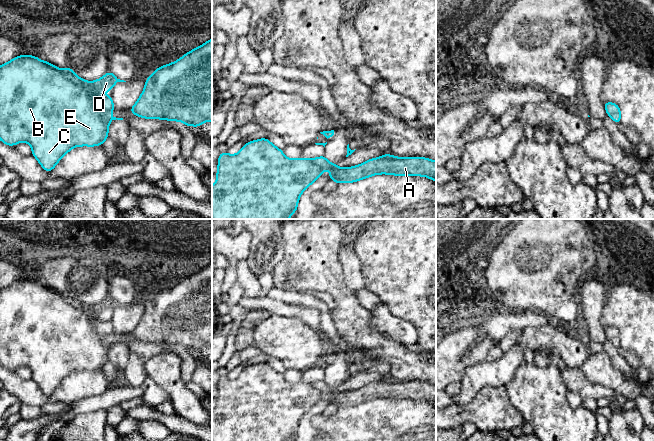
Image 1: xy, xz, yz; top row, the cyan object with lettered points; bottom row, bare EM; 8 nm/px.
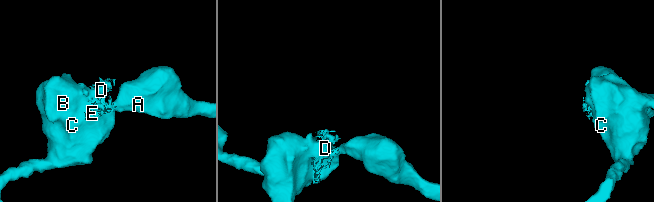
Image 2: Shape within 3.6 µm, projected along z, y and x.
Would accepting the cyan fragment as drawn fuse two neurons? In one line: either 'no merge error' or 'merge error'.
no merge error

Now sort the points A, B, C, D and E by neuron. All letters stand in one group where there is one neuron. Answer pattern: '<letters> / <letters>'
A B C D E

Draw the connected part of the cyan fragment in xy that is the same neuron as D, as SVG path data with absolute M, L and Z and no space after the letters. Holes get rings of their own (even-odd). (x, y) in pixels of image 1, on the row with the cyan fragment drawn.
M26 54L17 56L0 65L0 140L7 146L14 146L19 142L29 143L32 155L49 173L73 147L103 145L109 137L109 123L116 119L123 120L110 115L115 110L112 95L101 95L105 90L113 91L116 82L126 81L118 79L110 70L102 78L88 82L78 77L71 68L59 69L36 56ZM95 97L103 101L102 108L96 105Z

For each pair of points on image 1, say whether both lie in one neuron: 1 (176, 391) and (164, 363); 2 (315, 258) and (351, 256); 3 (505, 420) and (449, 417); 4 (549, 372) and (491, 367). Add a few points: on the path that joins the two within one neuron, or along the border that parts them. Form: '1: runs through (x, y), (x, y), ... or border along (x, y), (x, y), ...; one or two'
1: runs through (172, 384), (164, 370); one
2: border along (340, 245), (339, 261), (345, 280); two
3: runs through (491, 415), (463, 415); one
4: border along (524, 361), (505, 385); two

